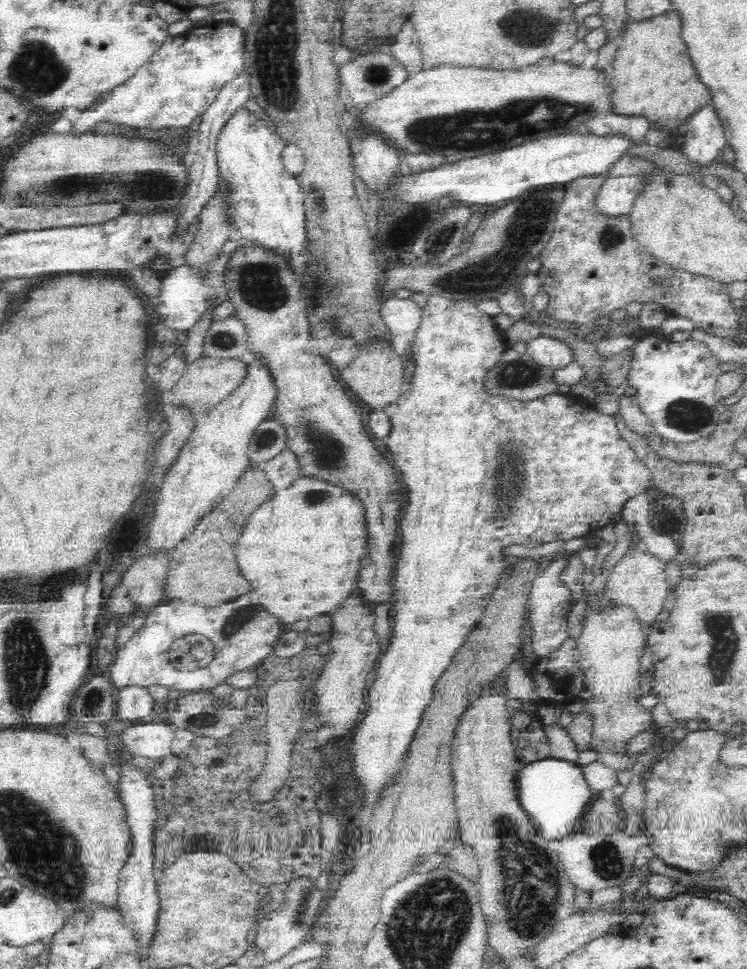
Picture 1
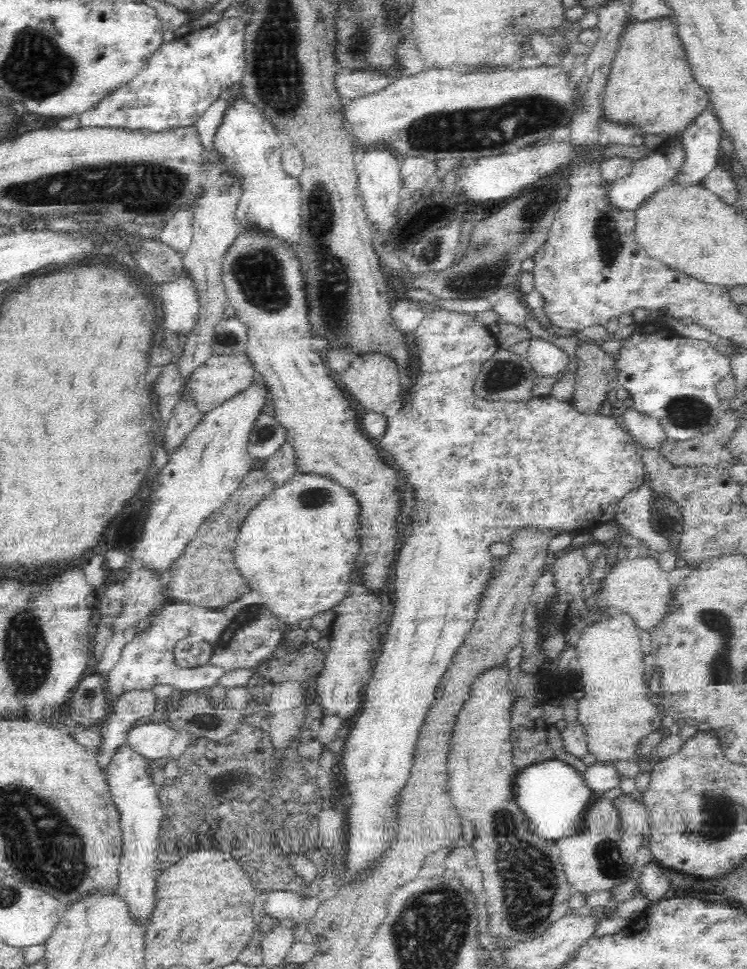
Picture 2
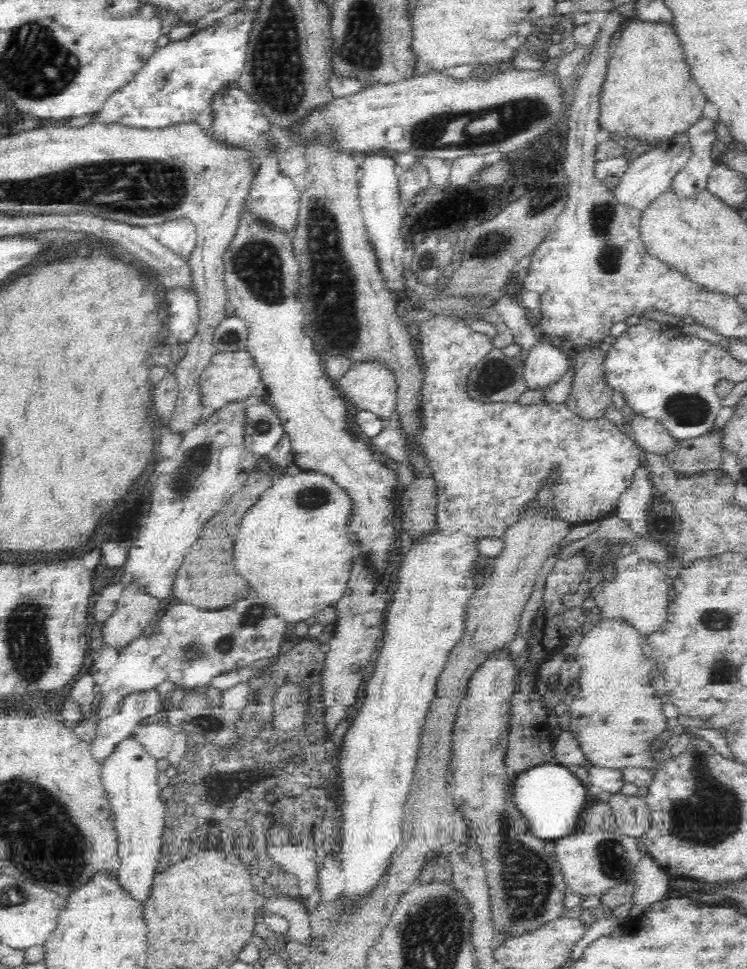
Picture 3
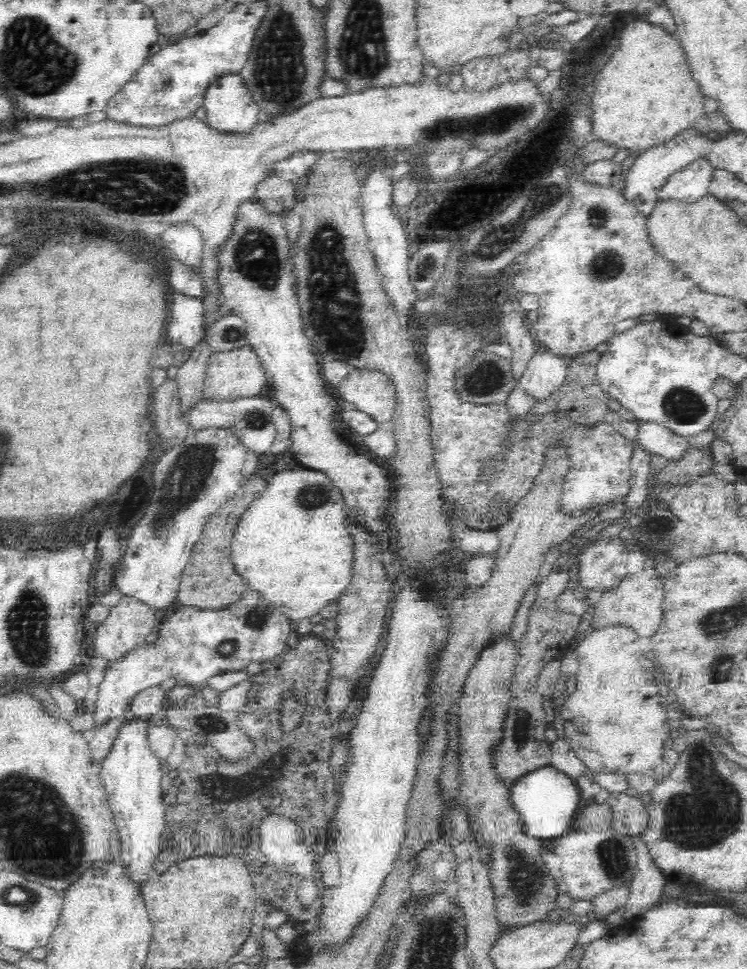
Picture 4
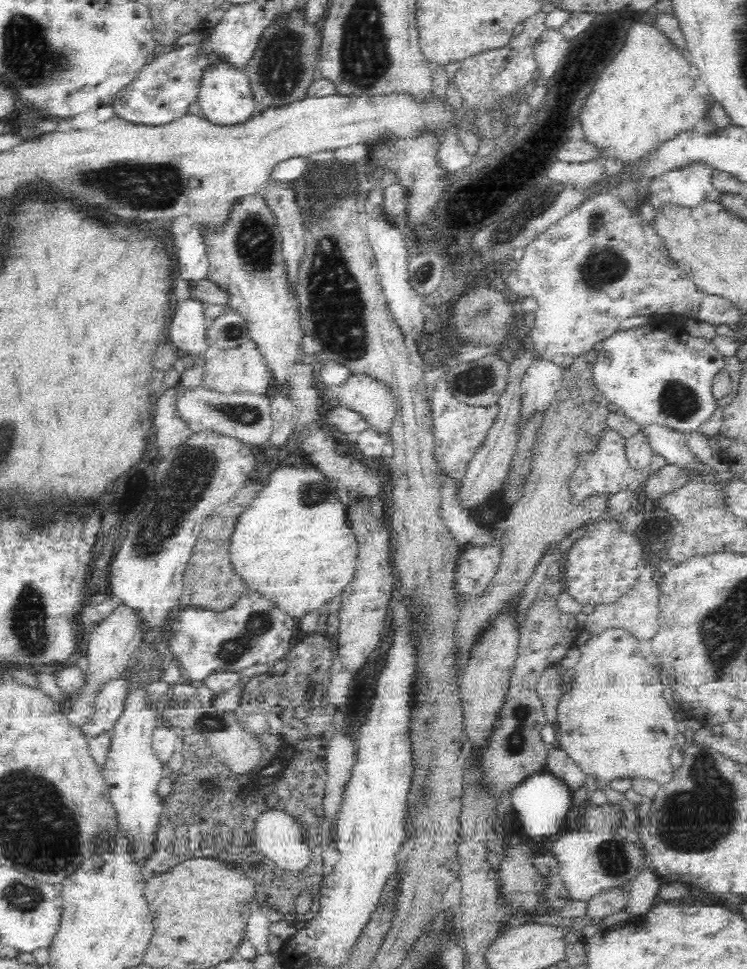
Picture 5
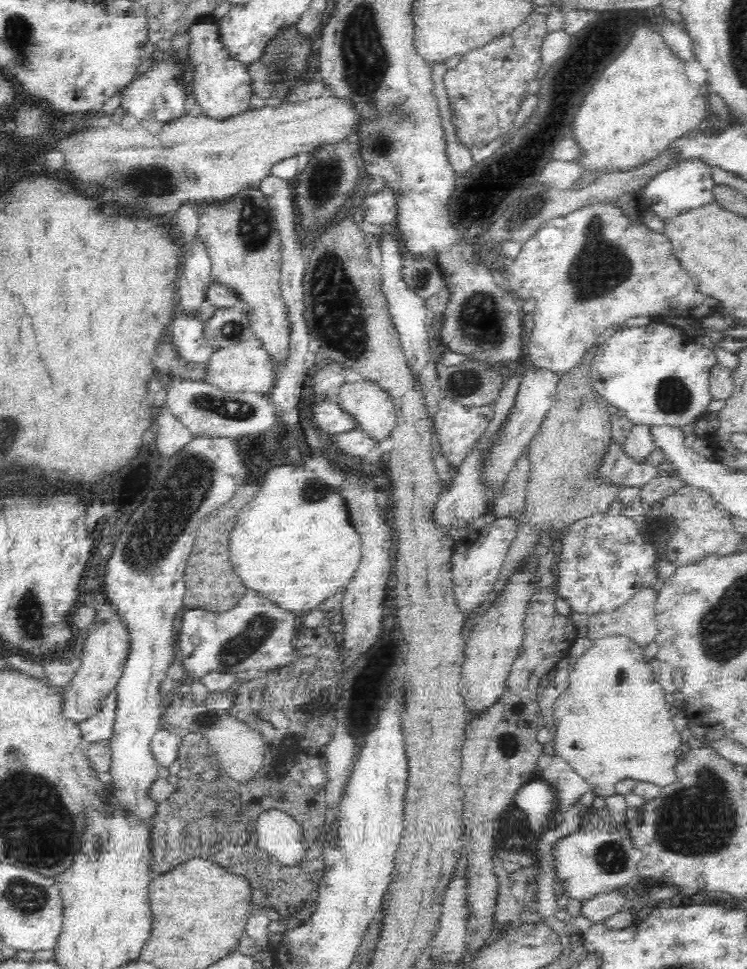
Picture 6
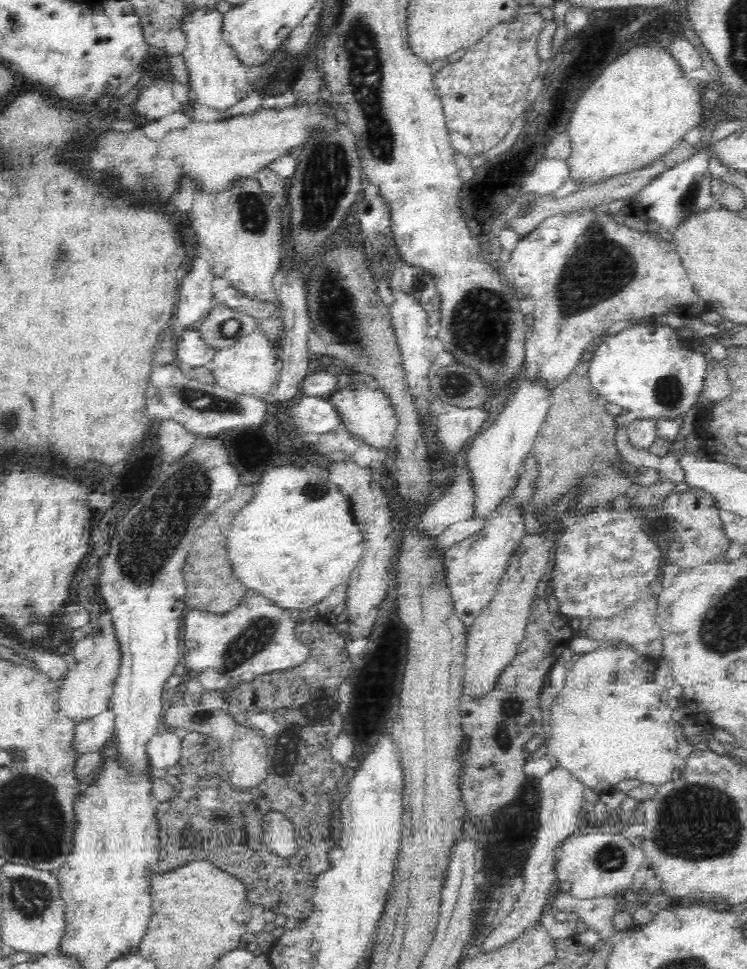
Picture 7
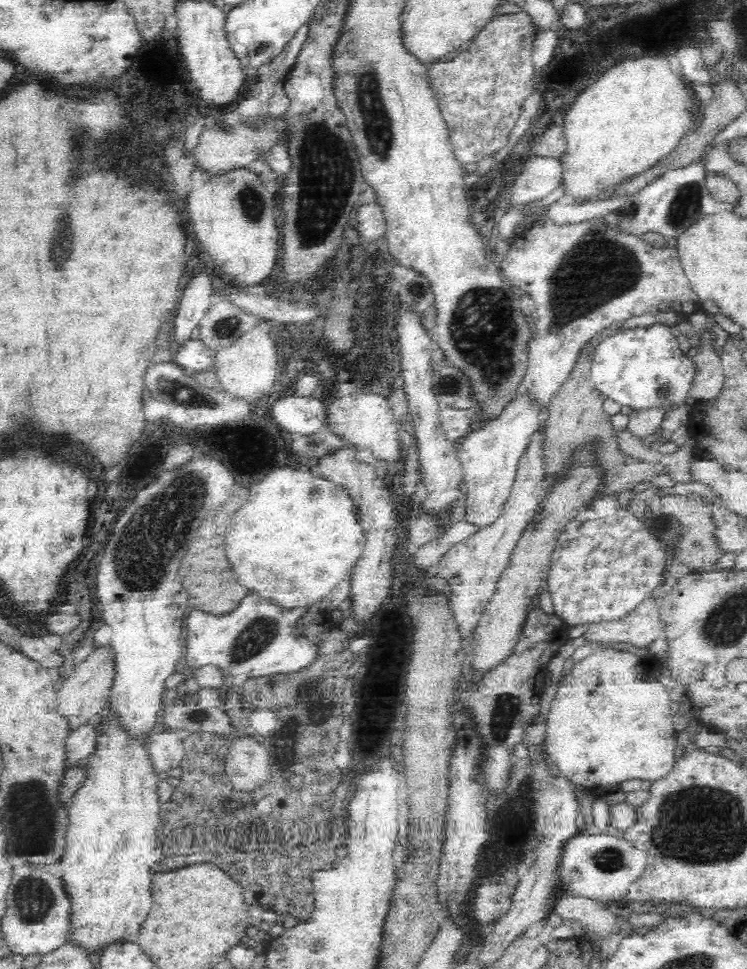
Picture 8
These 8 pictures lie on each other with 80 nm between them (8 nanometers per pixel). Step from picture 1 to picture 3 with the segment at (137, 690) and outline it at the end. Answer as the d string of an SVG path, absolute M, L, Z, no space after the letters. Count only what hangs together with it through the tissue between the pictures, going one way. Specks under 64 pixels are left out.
M156 690L128 694L120 702L120 710L116 714L97 719L96 739L91 745L94 759L102 764L118 744L133 737L142 719L157 713L162 713L162 698Z

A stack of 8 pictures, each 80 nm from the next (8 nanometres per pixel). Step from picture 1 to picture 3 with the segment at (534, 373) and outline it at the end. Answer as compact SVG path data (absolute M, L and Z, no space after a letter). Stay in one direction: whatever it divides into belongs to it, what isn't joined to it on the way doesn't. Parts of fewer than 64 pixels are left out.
M493 347L470 372L466 391L474 401L518 403L520 394L527 389L524 366L516 357L506 357L502 349Z

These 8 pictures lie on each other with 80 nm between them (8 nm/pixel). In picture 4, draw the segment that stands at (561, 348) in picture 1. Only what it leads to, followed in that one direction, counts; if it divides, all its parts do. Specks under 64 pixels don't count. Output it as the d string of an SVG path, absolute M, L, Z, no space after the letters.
M538 347L524 369L519 387L540 401L562 386L569 370L568 363L562 355Z

